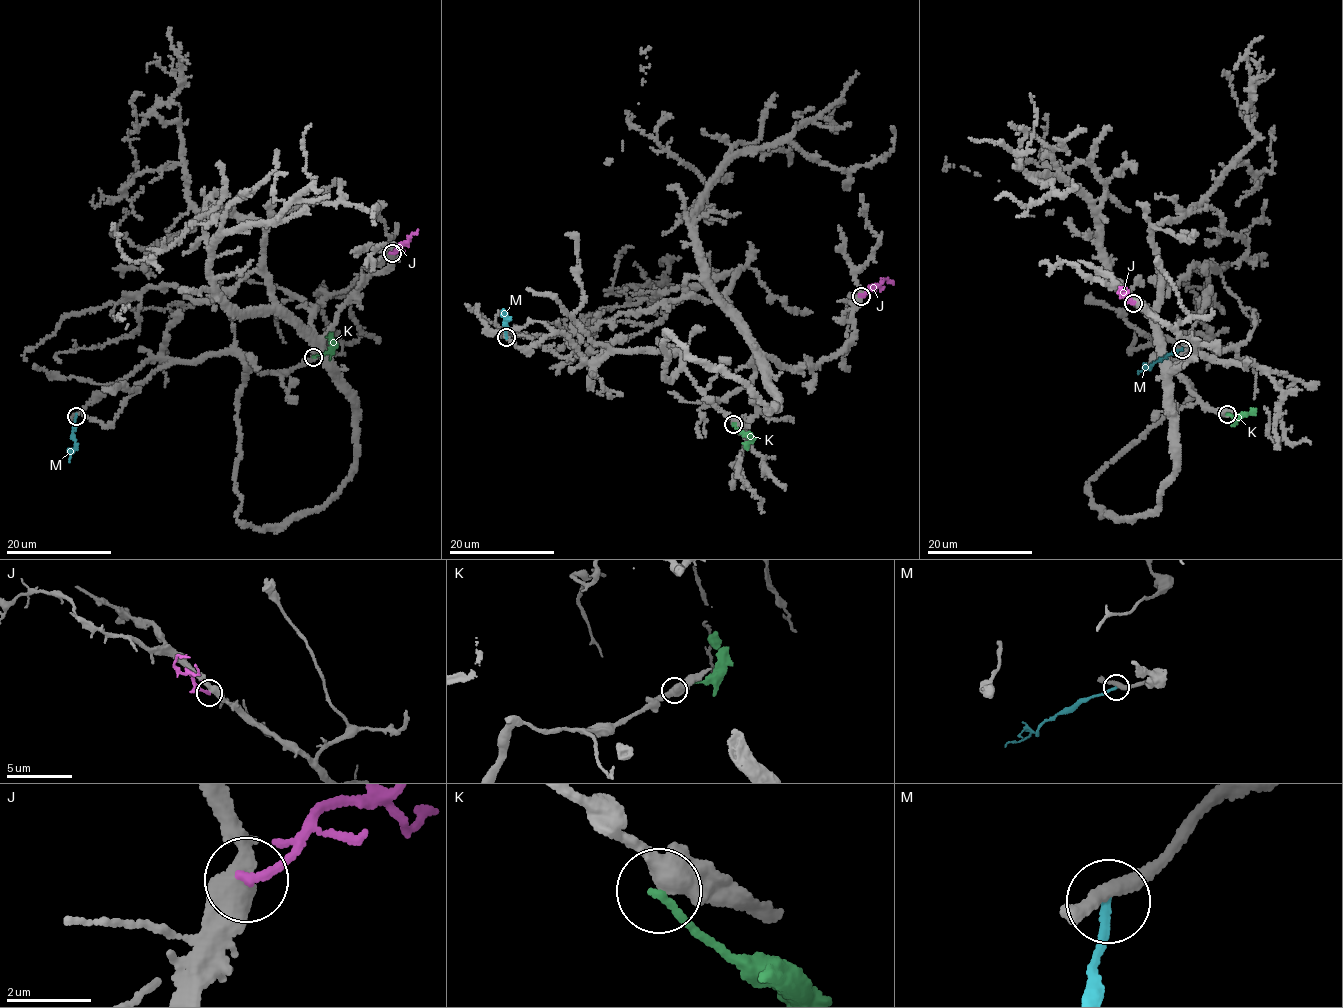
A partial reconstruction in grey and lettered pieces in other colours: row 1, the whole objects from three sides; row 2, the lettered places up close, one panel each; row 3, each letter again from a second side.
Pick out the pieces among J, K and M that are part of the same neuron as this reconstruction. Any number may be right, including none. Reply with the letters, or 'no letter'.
J

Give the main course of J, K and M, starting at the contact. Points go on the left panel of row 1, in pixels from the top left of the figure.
J: (391, 253), (418, 230)
K: (313, 357), (324, 353), (332, 344), (329, 333)
M: (75, 416), (72, 429), (77, 445), (71, 451), (70, 461)

